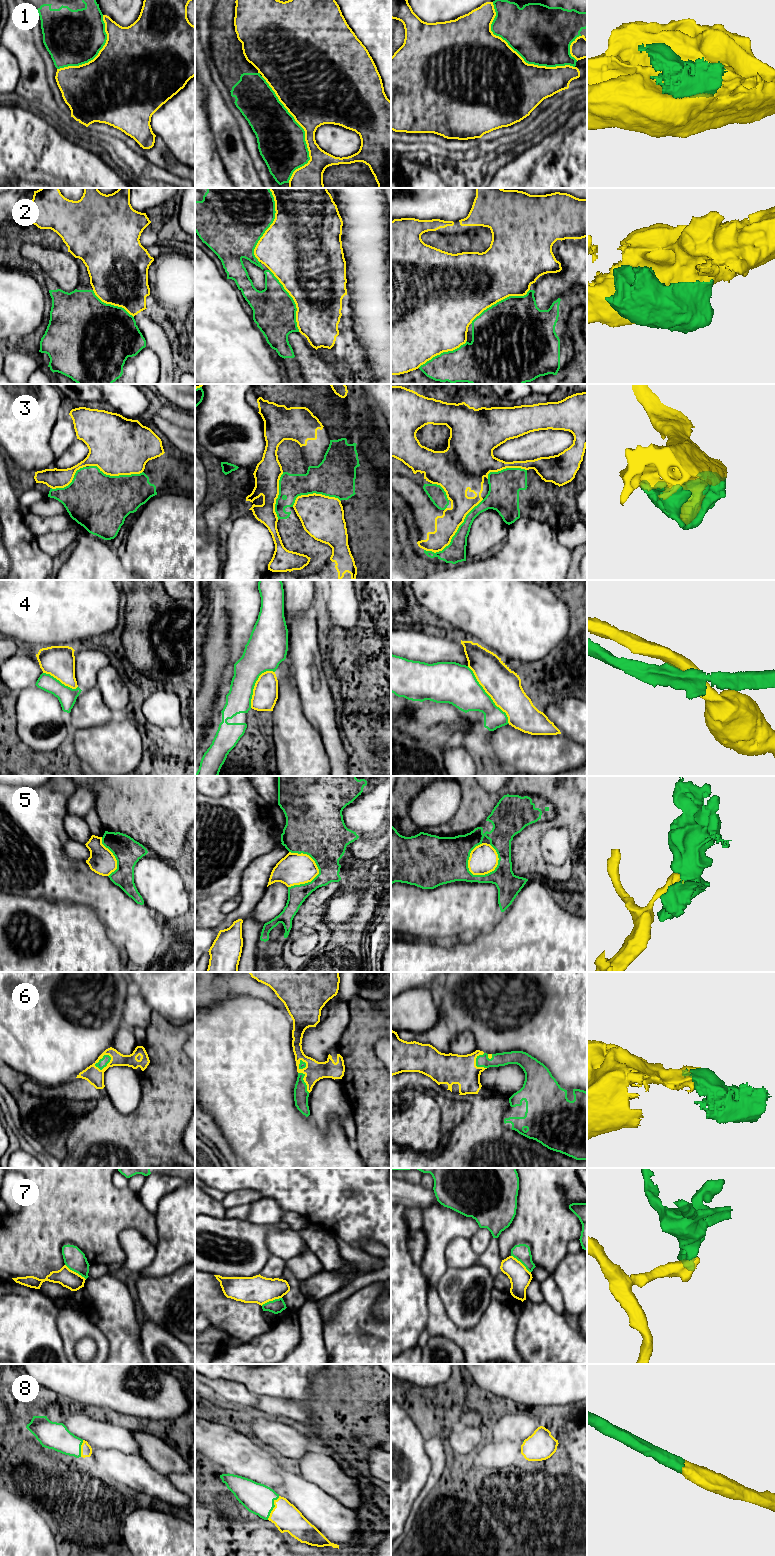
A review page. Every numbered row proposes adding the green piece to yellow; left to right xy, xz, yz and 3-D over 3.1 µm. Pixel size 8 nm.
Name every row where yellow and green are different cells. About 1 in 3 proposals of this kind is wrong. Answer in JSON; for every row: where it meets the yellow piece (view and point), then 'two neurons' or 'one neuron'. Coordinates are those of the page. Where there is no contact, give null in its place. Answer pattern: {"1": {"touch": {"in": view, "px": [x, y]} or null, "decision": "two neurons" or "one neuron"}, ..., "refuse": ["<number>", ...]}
{"1": {"touch": {"in": "yz", "px": [518, 54]}, "decision": "two neurons"}, "2": {"touch": {"in": "xz", "px": [270, 225]}, "decision": "two neurons"}, "3": {"touch": {"in": "yz", "px": [455, 532]}, "decision": "two neurons"}, "4": {"touch": {"in": "yz", "px": [488, 694]}, "decision": "two neurons"}, "5": {"touch": {"in": "yz", "px": [496, 866]}, "decision": "two neurons"}, "6": {"touch": {"in": "xy", "px": [102, 1057]}, "decision": "one neuron"}, "7": {"touch": {"in": "xy", "px": [75, 1272]}, "decision": "two neurons"}, "8": {"touch": {"in": "xz", "px": [273, 1508]}, "decision": "one neuron"}, "refuse": ["1", "2", "3", "4", "5", "7"]}

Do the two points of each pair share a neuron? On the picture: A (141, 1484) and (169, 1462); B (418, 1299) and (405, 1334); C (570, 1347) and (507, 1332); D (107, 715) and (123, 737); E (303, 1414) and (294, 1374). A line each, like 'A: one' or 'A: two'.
A: two
B: one
C: two
D: two
E: two

